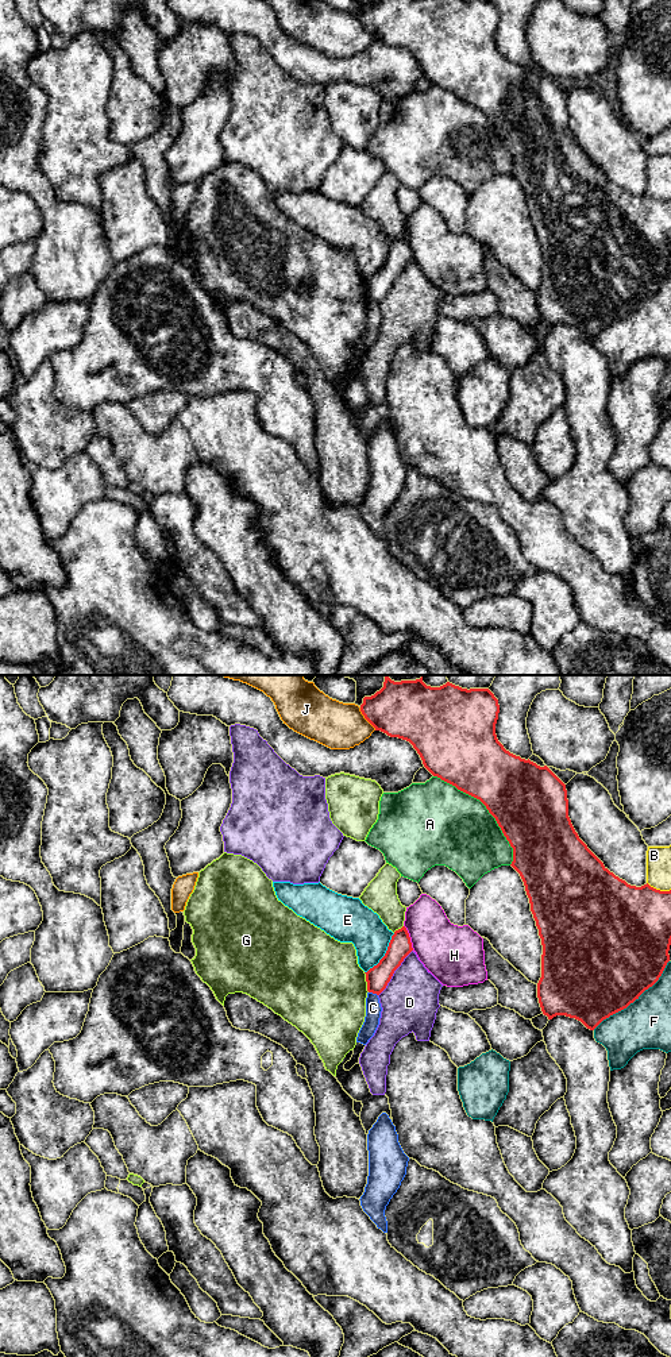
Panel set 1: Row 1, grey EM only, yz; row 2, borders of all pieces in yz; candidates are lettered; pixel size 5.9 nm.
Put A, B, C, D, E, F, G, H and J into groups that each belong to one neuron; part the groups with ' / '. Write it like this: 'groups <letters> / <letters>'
groups A / B / C / D / E / F / G / H / J

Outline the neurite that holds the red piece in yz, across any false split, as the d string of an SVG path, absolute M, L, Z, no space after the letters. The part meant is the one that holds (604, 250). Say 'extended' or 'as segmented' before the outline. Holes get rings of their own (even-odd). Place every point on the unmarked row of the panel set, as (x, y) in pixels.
as segmented; M377 0L371 5L365 5L360 14L365 27L375 36L390 46L409 50L420 63L424 76L441 89L455 95L458 99L479 108L489 122L495 127L504 144L513 157L512 176L520 182L531 212L531 220L541 247L541 286L537 292L537 307L544 324L552 328L556 324L566 324L581 329L587 338L594 339L603 328L626 317L639 305L652 296L662 285L670 270L671 254L671 198L660 200L648 192L636 196L610 181L603 171L587 157L575 140L568 126L568 108L566 93L547 76L540 76L529 68L521 68L506 59L495 43L500 14L491 0Z

